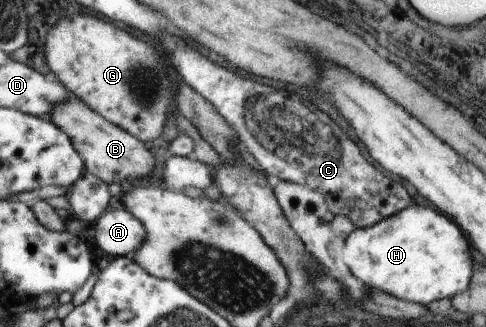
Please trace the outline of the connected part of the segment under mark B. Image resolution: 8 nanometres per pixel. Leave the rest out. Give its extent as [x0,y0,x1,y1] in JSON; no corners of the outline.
[50,95,156,185]

